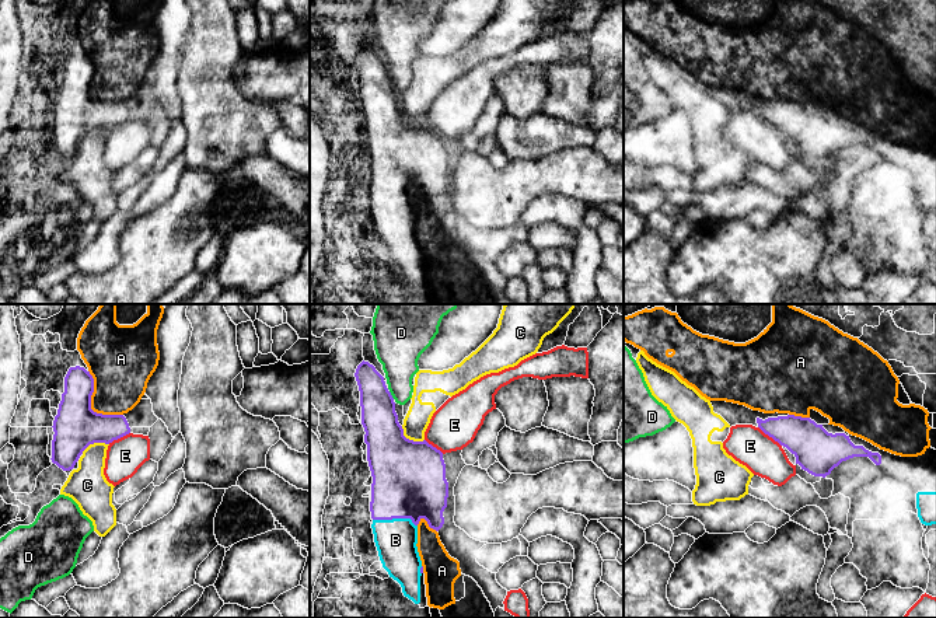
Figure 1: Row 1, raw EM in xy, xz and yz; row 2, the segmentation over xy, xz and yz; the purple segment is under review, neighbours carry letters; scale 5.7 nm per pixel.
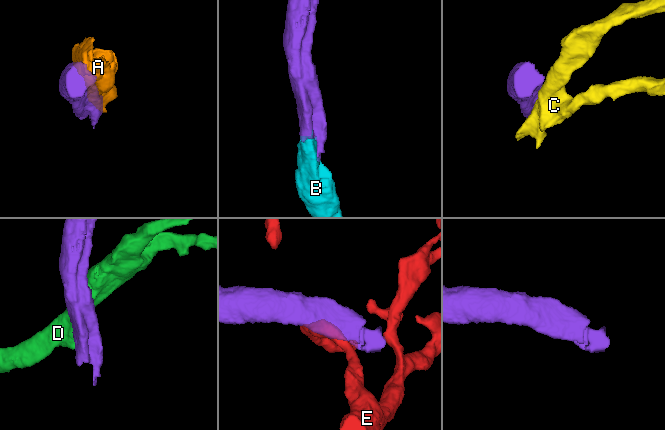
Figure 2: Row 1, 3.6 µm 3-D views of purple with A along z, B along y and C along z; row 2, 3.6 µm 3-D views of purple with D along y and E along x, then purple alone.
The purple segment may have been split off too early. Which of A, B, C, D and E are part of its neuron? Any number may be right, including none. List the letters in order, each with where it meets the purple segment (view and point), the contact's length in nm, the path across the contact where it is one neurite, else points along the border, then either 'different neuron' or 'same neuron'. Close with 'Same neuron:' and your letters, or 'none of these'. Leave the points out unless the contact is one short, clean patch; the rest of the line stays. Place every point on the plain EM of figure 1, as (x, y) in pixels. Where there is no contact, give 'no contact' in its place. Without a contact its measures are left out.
A: contact xy (90, 91); length 320 nm; different neuron
B: contact xz (395, 203); length 260 nm; same neuron
C: contact xz (408, 125); length 160 nm; different neuron
D: contact xz (391, 81); length 60 nm; different neuron
E: contact yz (769, 122); length 180 nm; border yz (758, 112), (781, 132); different neuron
Same neuron: B

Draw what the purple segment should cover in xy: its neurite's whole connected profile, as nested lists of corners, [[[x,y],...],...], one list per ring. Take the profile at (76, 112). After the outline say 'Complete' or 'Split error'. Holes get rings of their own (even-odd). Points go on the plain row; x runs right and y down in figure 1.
[[[80,52],[70,53],[52,112],[50,146],[63,157],[73,156],[90,130],[109,130],[130,119],[123,101],[102,101],[91,95],[92,78],[94,64],[90,57]]]. Complete

